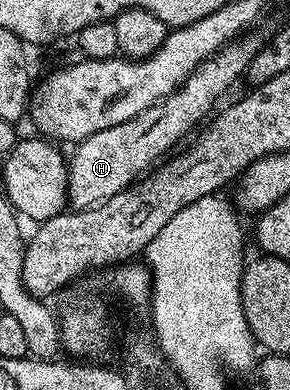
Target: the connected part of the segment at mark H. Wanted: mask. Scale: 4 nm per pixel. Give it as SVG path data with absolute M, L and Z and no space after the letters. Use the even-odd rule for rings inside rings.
M249 32L229 42L198 68L194 68L183 86L167 94L161 102L155 102L130 120L122 120L122 124L114 124L114 128L102 128L102 132L94 132L94 136L86 136L75 143L73 150L76 151L68 158L67 205L73 210L85 210L102 204L110 200L110 196L118 196L118 192L132 185L145 172L151 171L169 153L167 150L171 146L179 147L179 142L192 129L197 129L196 122L203 123L204 114L213 113L212 105L239 78L243 79L247 75L248 65L261 45L262 38L256 32Z

